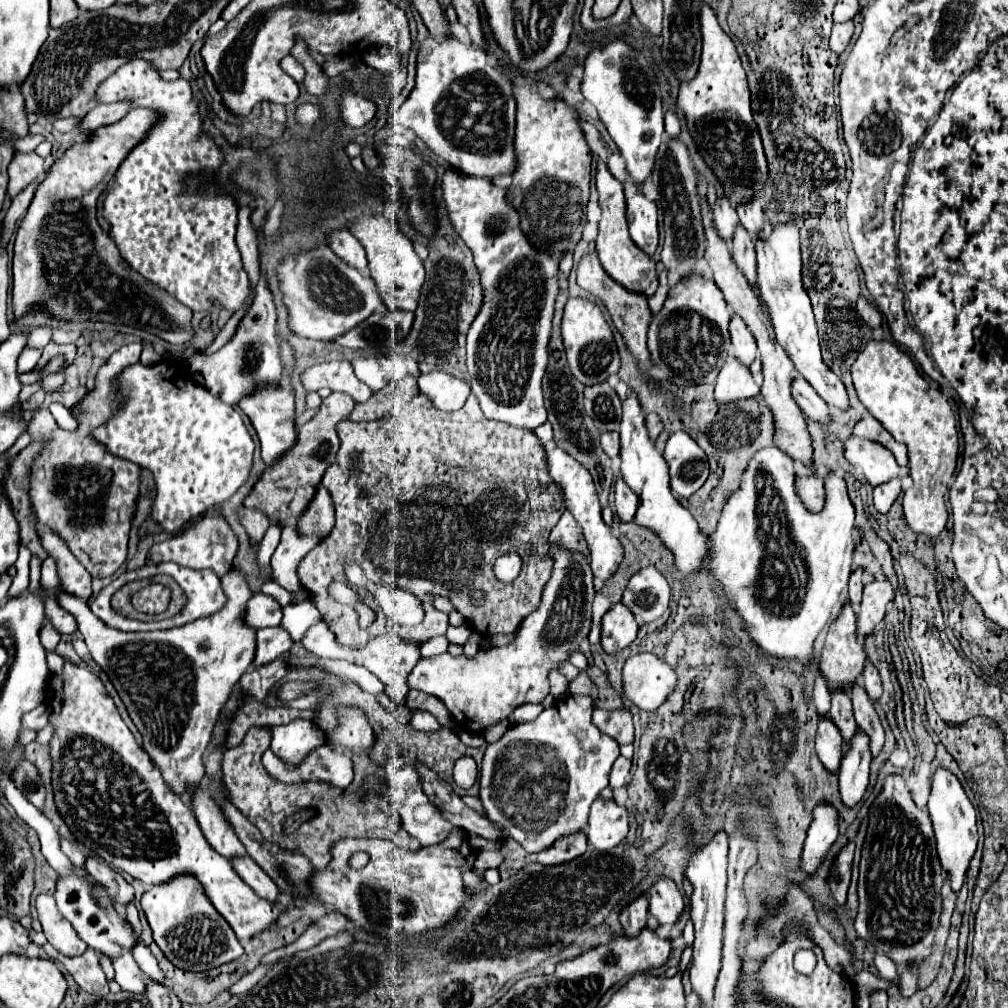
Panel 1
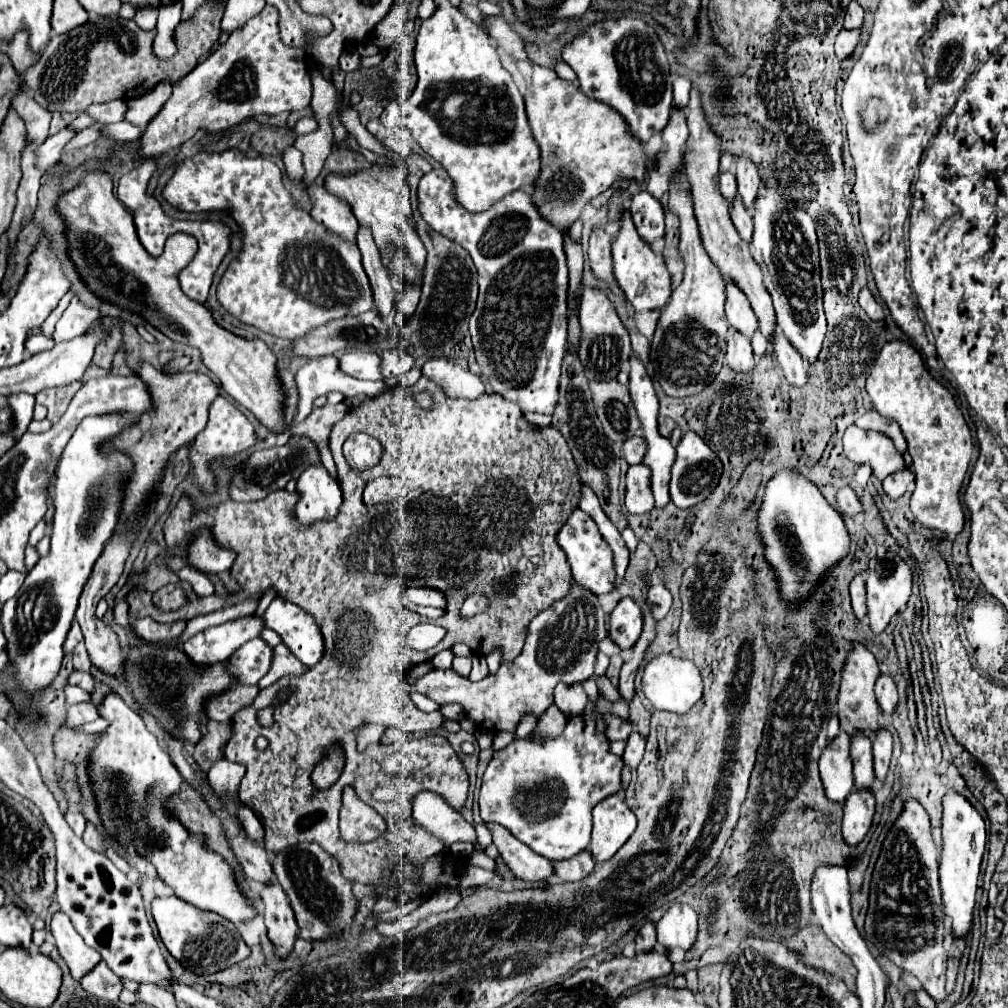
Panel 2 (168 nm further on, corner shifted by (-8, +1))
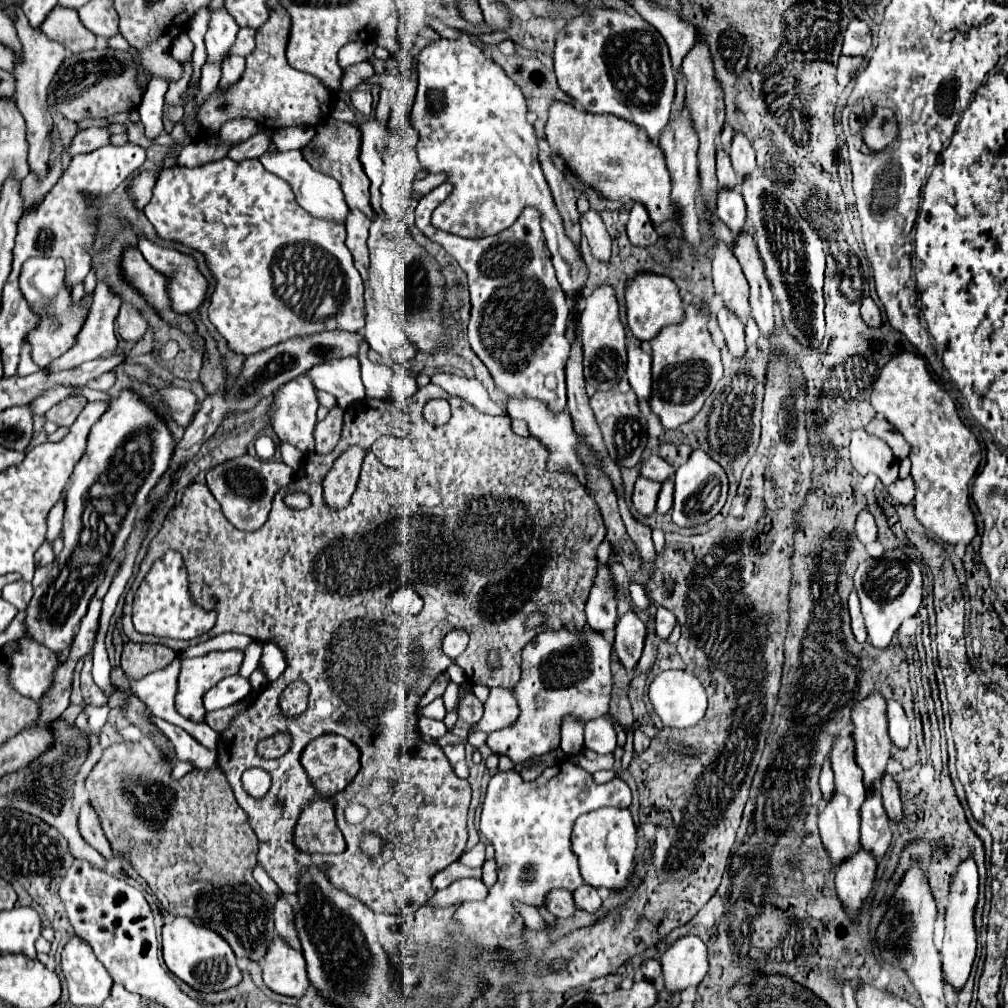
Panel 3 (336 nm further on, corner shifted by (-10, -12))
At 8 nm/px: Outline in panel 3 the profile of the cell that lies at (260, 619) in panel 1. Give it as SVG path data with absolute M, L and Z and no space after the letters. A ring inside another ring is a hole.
M222 650L222 652L208 652L206 656L198 656L198 658L186 658L182 662L182 672L178 678L178 694L176 694L178 712L182 716L186 716L188 720L202 722L204 714L206 714L204 704L202 704L202 696L206 694L206 690L210 690L222 678L236 674L242 666L242 660L244 660L242 650Z

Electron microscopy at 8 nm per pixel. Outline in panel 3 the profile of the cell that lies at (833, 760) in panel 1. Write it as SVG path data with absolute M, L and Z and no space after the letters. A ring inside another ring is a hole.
M850 736L834 742L830 758L832 758L832 770L834 770L834 794L820 808L818 824L820 824L822 842L828 850L832 864L840 864L842 860L852 856L860 848L858 804L862 804L862 796L866 796L866 788L864 788L864 782L862 782L862 770L854 762L854 742L852 742Z

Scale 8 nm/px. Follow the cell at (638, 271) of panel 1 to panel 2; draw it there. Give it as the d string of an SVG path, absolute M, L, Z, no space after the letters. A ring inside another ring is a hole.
M624 215L624 223L612 243L612 259L614 259L614 277L620 285L620 289L626 295L626 301L630 303L634 313L640 311L654 311L666 307L670 295L672 295L672 281L670 273L666 269L664 257L660 253L654 253L646 241L640 239L638 231L632 225L630 215Z

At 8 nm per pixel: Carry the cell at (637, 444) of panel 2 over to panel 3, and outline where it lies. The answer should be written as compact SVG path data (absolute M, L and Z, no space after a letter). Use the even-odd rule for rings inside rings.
M658 454L648 456L640 468L640 476L656 480L656 482L662 482L666 480L666 476L672 476L672 474L674 474L674 468L666 460L662 460Z

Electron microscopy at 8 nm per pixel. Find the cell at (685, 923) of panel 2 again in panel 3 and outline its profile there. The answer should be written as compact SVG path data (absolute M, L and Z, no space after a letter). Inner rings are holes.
M698 936L678 938L660 958L664 970L664 984L670 992L696 986L708 972L706 946Z

